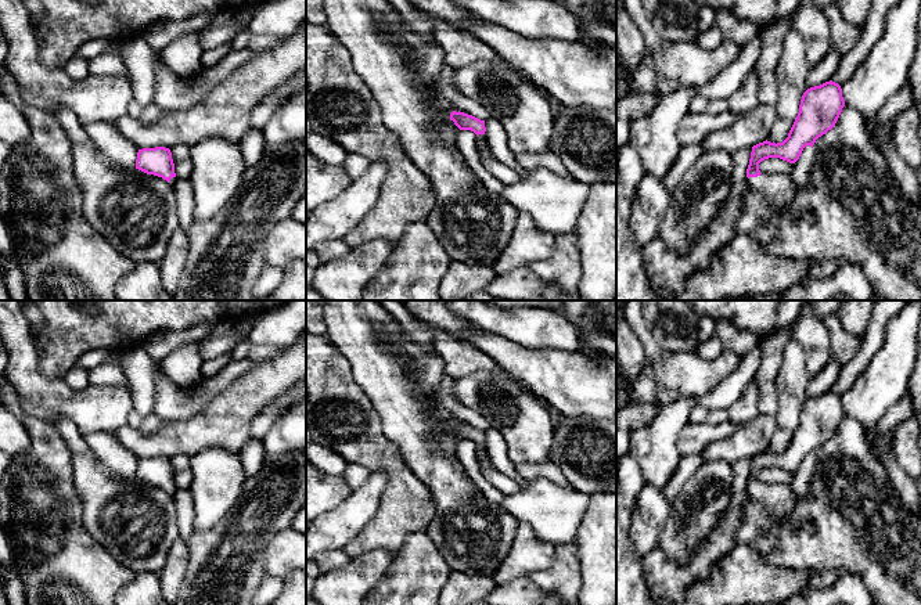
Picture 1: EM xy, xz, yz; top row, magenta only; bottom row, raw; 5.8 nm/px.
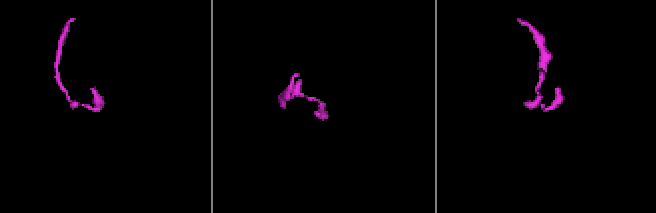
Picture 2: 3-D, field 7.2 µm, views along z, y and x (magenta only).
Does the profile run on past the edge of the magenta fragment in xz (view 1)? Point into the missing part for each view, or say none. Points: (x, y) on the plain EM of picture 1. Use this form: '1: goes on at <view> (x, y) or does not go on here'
1: does not go on here

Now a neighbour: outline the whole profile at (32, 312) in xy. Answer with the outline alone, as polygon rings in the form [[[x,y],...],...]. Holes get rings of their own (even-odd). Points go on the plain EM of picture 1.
[[[26,300],[22,305],[22,310],[30,324],[32,332],[39,334],[44,324],[44,317],[39,306],[33,300]]]

